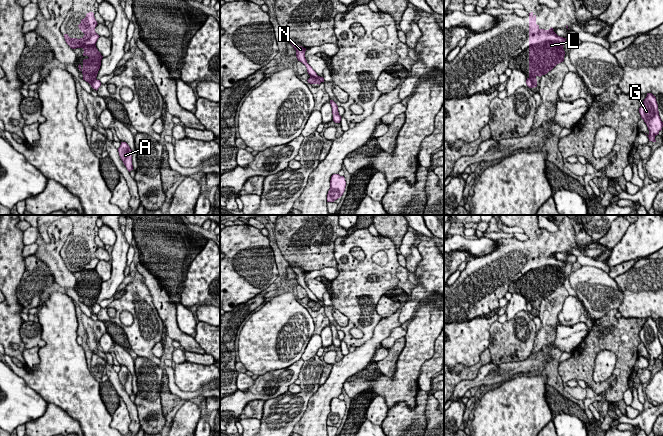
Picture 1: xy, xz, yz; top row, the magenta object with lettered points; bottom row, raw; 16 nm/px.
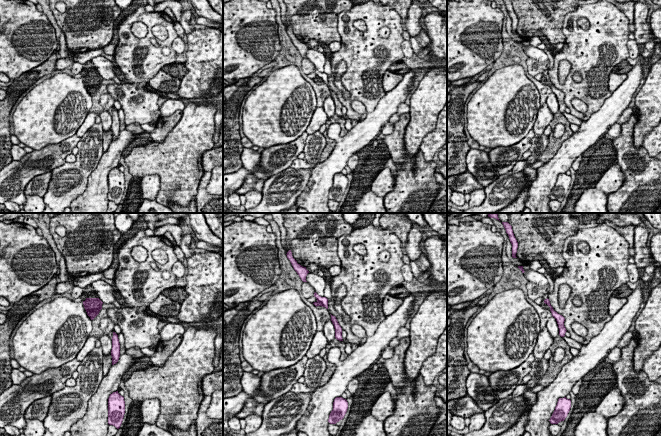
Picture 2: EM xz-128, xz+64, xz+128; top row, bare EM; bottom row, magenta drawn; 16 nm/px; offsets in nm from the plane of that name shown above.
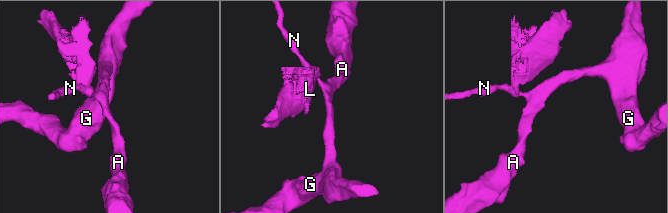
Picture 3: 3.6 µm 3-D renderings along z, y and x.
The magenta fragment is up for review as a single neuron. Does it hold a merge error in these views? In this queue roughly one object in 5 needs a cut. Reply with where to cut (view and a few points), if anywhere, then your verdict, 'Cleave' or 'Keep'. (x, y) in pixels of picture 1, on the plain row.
Split along xz (310, 299), (317, 302), (320, 306). Cleave

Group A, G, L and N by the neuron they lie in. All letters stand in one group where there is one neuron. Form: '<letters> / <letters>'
A G N / L

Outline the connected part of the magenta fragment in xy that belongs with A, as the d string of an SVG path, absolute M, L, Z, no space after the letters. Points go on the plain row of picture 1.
M121 366L120 371L118 372L119 380L126 390L127 394L130 396L133 394L132 389L132 374L126 366Z

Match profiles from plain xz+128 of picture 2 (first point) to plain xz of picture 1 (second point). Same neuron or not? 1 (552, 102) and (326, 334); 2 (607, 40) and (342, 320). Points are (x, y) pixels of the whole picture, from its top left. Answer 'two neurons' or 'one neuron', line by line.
1: one neuron
2: two neurons

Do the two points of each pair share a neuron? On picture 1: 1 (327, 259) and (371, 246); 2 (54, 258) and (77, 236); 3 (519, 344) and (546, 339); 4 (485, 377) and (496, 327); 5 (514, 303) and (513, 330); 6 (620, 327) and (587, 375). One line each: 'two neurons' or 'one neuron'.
1: two neurons
2: two neurons
3: two neurons
4: two neurons
5: two neurons
6: one neuron

